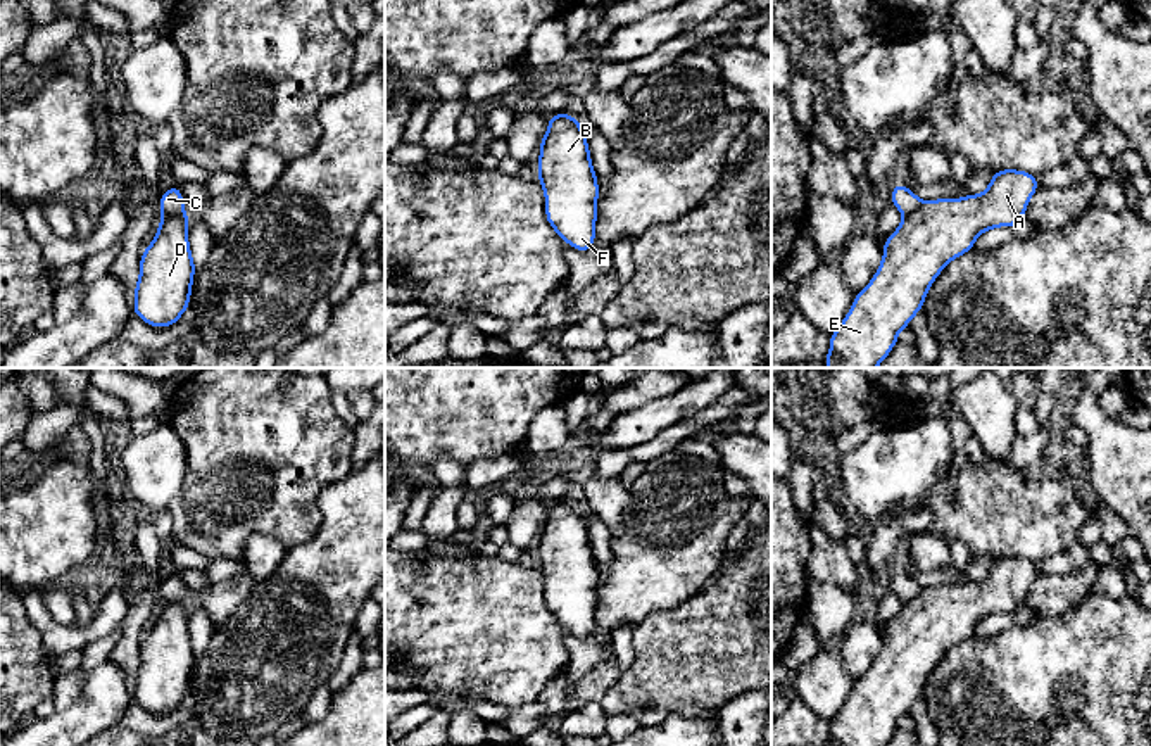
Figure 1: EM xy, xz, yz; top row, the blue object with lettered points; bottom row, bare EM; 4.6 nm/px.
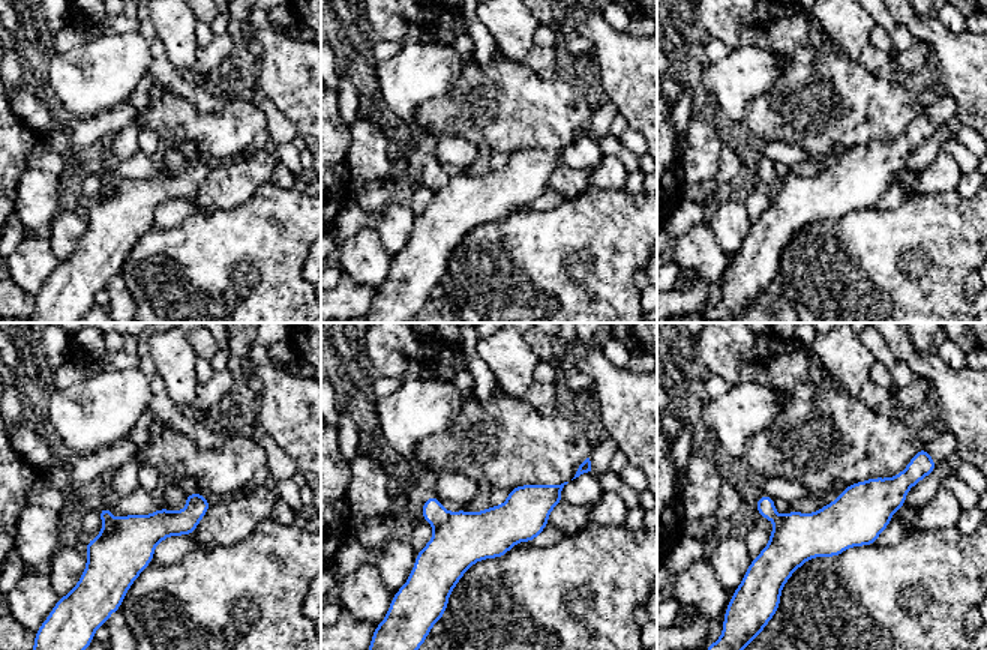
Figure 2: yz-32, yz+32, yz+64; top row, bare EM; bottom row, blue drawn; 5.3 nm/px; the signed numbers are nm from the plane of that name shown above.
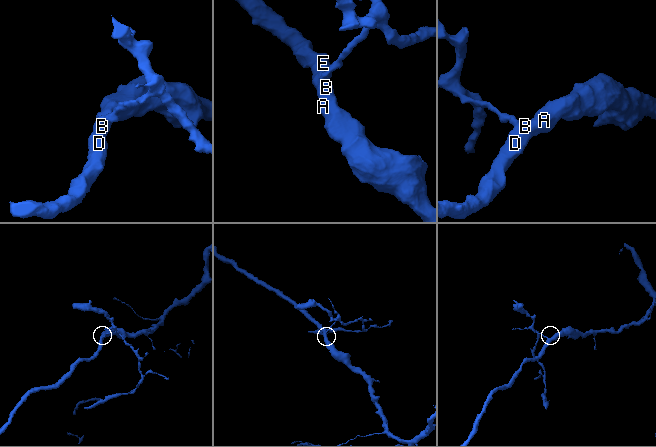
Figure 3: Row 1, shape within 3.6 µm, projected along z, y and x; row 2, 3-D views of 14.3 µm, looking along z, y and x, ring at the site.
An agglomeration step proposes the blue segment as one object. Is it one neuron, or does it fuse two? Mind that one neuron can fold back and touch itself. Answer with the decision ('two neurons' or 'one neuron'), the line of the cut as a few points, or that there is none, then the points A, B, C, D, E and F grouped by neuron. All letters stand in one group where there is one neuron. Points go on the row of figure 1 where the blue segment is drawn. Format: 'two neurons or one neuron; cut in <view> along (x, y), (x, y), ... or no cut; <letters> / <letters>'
two neurons; cut in xy along (183, 211), (163, 214); A B D E F / C

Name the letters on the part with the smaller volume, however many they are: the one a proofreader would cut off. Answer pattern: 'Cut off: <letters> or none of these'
Cut off: C

